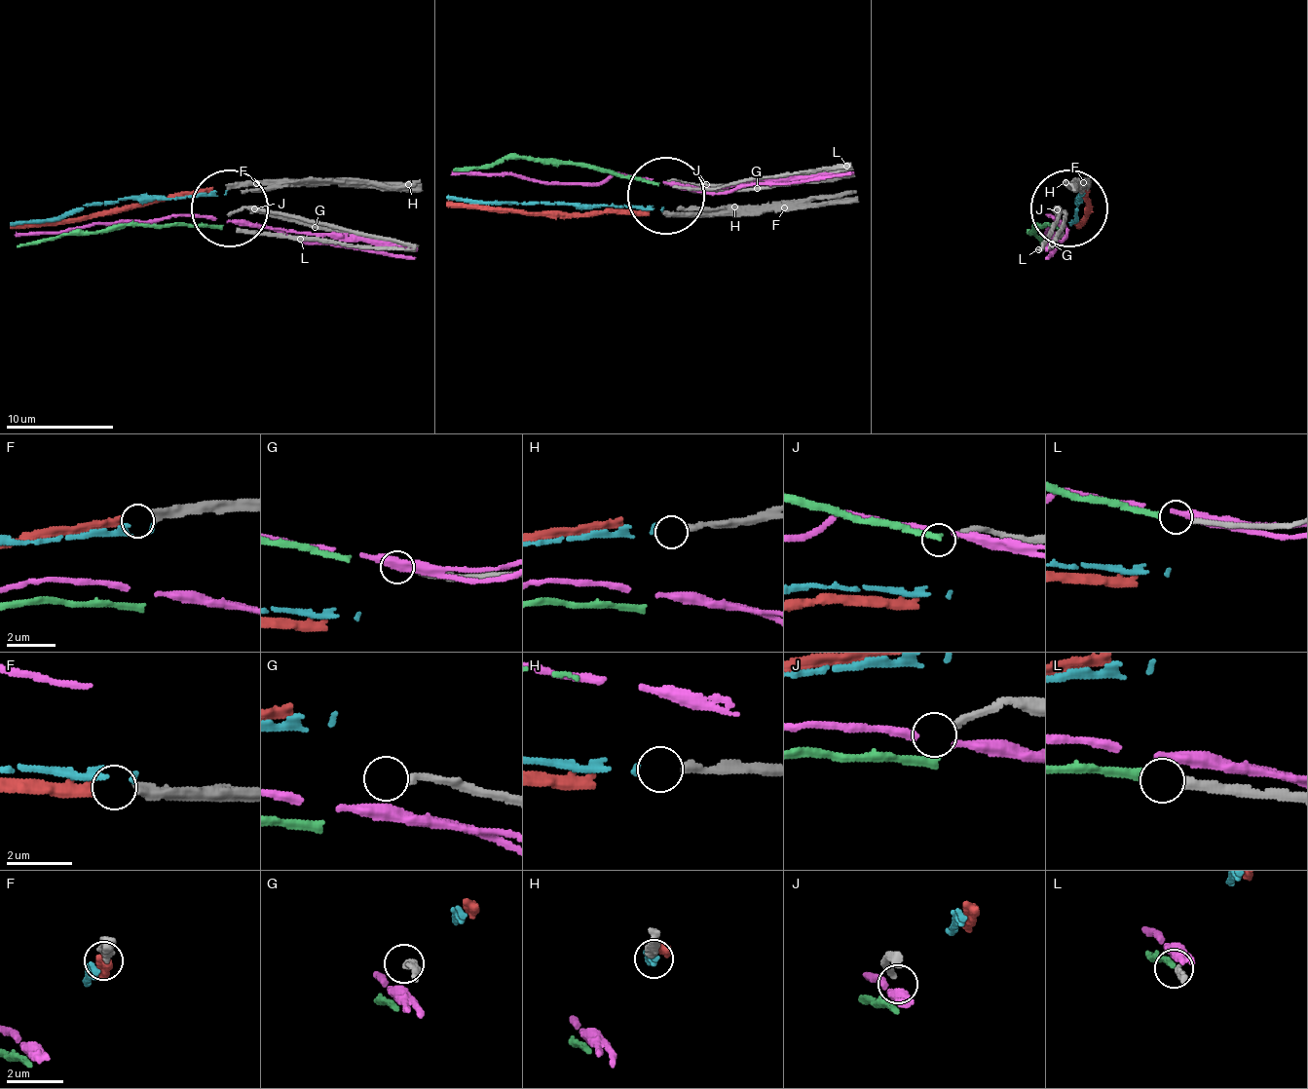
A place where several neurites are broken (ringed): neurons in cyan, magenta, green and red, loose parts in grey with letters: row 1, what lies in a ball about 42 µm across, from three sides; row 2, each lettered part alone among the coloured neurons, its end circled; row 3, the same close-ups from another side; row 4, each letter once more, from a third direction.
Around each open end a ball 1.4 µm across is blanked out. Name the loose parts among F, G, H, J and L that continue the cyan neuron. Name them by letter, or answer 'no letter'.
H

